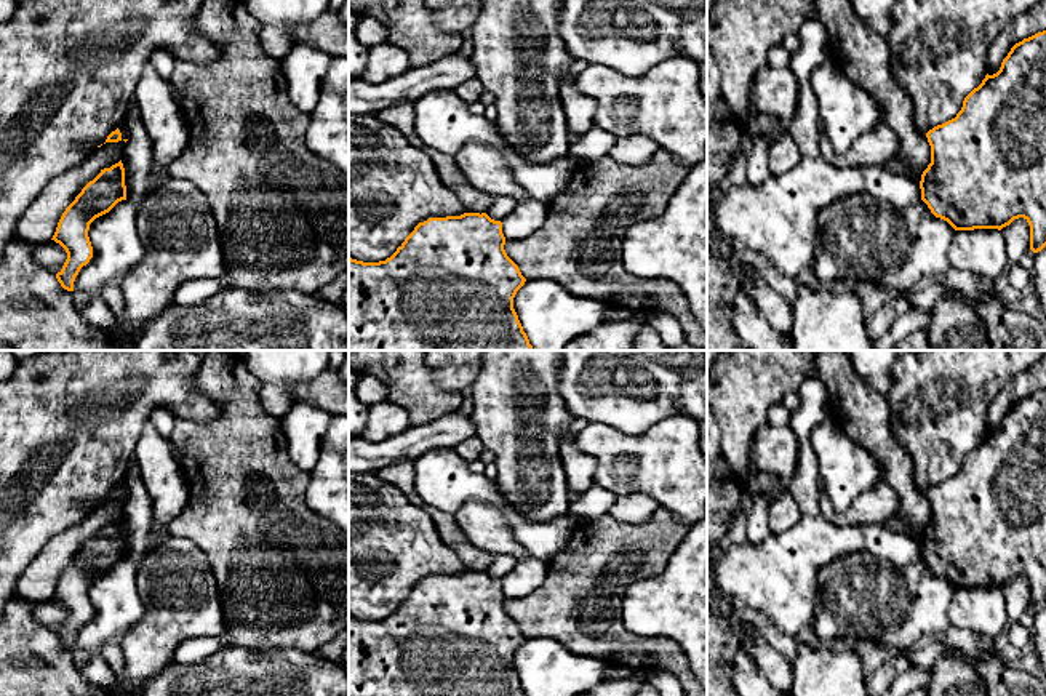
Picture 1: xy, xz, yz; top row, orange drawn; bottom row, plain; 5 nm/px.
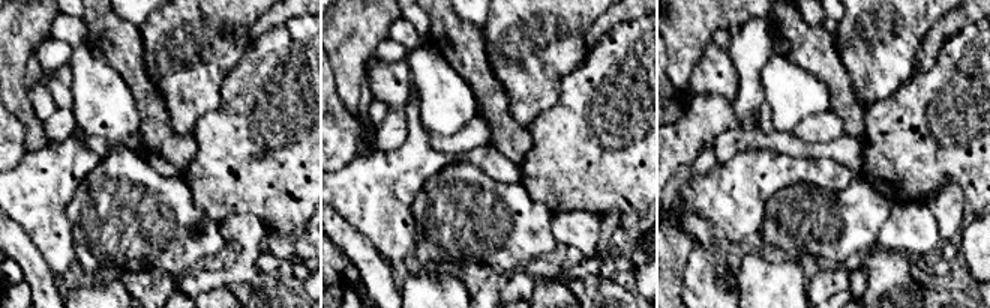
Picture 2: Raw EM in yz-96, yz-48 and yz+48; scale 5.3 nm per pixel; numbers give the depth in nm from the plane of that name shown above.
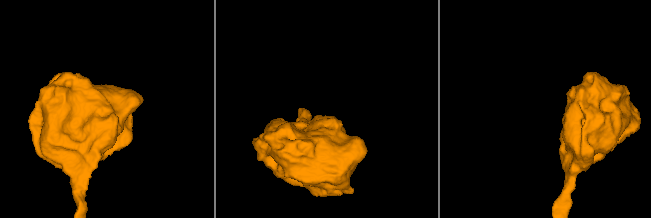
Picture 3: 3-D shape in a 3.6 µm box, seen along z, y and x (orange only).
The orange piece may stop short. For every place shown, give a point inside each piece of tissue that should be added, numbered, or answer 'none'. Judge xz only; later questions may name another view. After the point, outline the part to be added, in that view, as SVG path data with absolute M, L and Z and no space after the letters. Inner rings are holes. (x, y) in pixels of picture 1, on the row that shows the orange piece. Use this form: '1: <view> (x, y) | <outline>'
none

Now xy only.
none

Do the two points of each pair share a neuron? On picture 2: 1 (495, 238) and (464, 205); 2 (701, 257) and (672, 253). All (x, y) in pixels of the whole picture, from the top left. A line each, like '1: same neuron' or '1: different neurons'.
1: same neuron
2: different neurons

